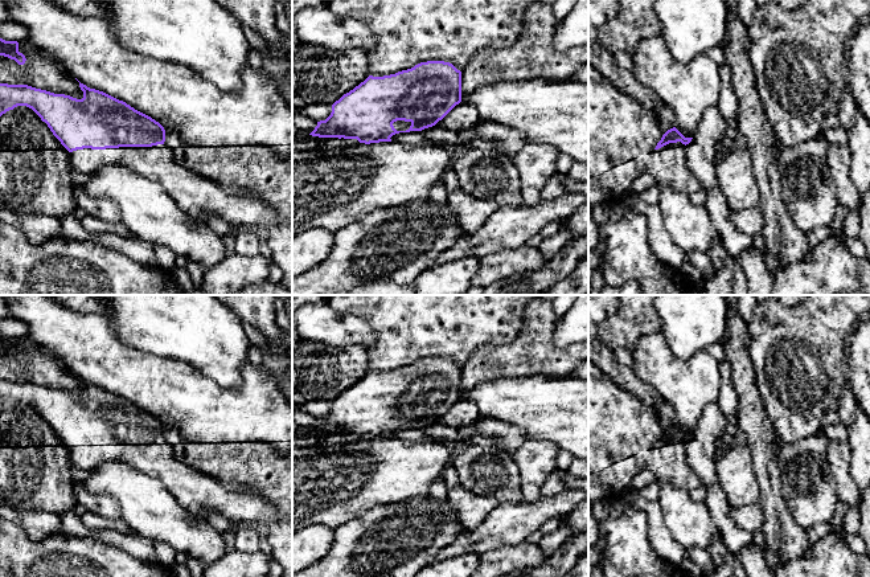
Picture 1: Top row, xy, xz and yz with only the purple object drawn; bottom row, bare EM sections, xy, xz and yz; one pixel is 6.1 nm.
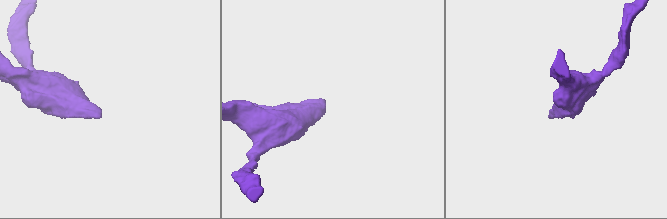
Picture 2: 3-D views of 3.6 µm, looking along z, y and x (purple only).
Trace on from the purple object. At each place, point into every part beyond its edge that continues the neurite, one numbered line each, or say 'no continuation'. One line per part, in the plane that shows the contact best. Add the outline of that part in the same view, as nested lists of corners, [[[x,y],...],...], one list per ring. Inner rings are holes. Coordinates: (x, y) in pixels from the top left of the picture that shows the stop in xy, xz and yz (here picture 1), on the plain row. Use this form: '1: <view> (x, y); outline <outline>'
1: xy (200, 492); outline [[[165,441],[152,443],[119,443],[106,446],[83,445],[69,449],[71,465],[79,470],[89,470],[104,462],[123,462],[140,472],[159,479],[173,498],[192,513],[204,517],[209,511],[218,511],[235,525],[250,523],[264,528],[280,517],[271,502],[251,487],[229,488],[219,479],[192,468],[177,461],[172,445]]]

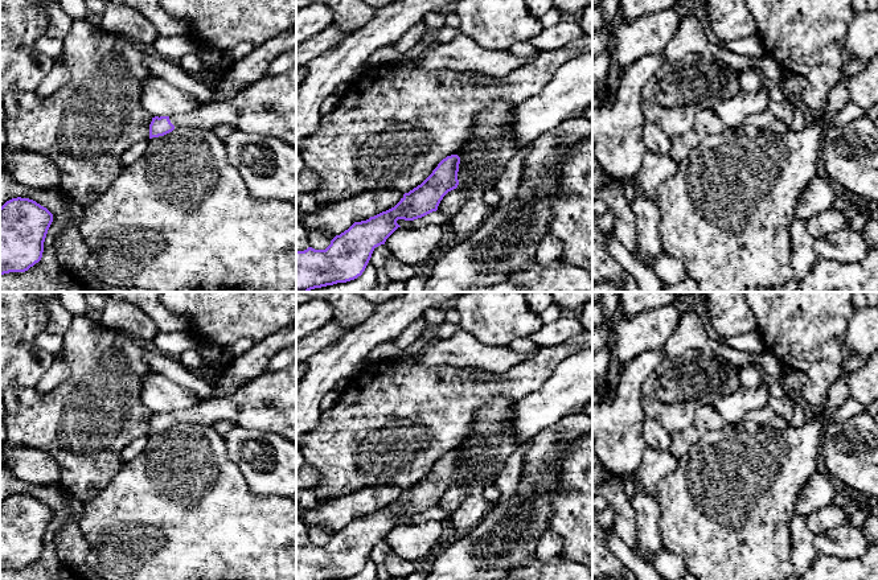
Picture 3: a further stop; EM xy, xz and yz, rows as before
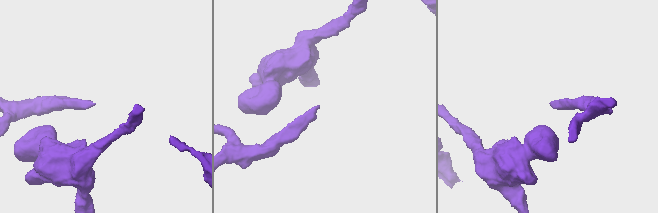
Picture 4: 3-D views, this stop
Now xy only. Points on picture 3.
1: xy (267, 403); outline [[[296,361],[282,370],[262,373],[233,394],[201,399],[190,408],[169,412],[169,416],[175,425],[186,423],[213,425],[226,420],[249,429],[280,435],[296,444]]]

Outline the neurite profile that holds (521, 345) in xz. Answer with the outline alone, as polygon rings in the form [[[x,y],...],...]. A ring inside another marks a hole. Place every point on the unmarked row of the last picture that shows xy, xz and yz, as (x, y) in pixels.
[[[517,338],[514,340],[510,346],[512,350],[517,351],[517,353],[529,353],[533,351],[536,349],[538,349],[530,340],[528,338]]]

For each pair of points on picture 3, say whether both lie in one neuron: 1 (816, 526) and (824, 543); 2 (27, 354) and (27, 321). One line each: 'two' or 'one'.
1: two
2: one

